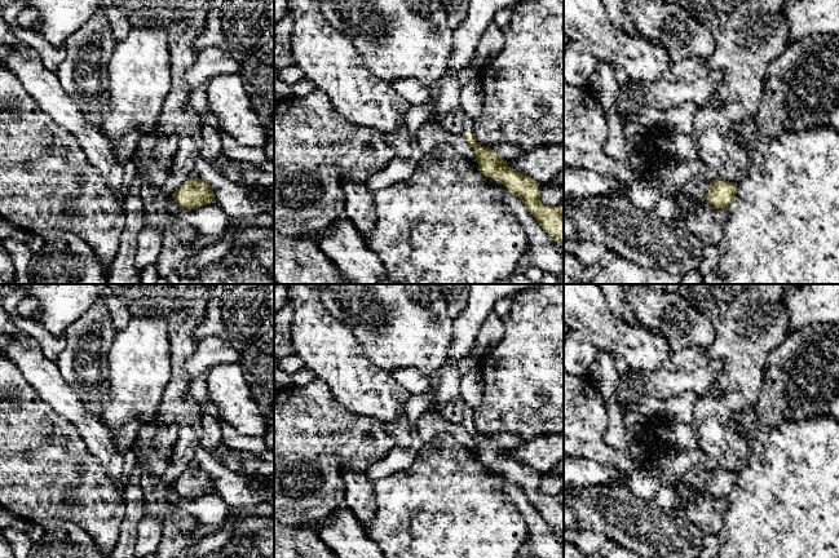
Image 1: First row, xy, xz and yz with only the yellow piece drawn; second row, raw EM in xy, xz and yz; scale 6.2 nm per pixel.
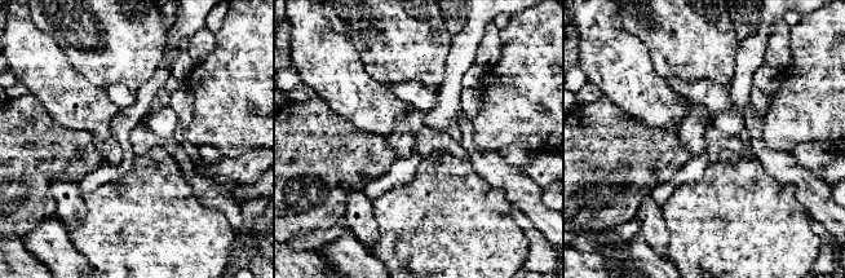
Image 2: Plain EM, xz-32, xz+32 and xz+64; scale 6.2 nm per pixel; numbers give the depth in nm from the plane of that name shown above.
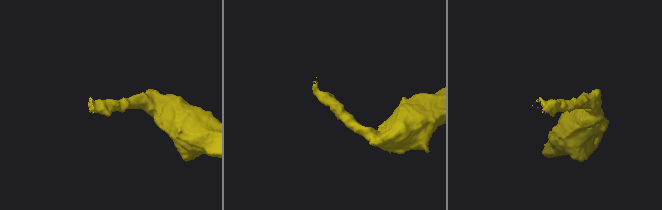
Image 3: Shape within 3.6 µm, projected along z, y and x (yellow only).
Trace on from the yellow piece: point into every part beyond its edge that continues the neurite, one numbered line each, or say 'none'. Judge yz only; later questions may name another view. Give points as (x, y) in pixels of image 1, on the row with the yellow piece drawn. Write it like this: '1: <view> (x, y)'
1: yz (684, 206)

